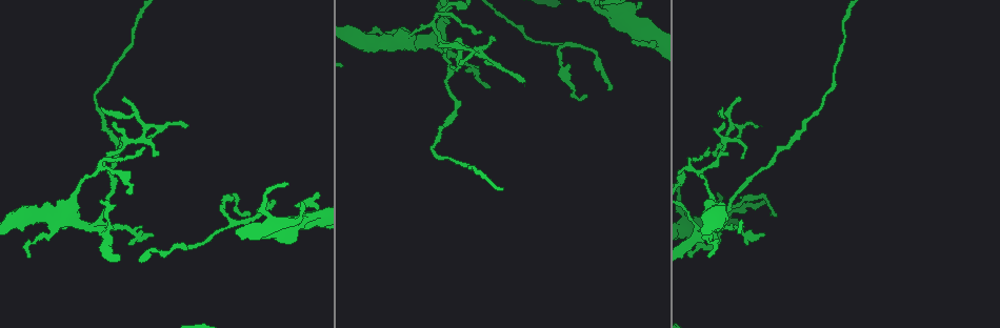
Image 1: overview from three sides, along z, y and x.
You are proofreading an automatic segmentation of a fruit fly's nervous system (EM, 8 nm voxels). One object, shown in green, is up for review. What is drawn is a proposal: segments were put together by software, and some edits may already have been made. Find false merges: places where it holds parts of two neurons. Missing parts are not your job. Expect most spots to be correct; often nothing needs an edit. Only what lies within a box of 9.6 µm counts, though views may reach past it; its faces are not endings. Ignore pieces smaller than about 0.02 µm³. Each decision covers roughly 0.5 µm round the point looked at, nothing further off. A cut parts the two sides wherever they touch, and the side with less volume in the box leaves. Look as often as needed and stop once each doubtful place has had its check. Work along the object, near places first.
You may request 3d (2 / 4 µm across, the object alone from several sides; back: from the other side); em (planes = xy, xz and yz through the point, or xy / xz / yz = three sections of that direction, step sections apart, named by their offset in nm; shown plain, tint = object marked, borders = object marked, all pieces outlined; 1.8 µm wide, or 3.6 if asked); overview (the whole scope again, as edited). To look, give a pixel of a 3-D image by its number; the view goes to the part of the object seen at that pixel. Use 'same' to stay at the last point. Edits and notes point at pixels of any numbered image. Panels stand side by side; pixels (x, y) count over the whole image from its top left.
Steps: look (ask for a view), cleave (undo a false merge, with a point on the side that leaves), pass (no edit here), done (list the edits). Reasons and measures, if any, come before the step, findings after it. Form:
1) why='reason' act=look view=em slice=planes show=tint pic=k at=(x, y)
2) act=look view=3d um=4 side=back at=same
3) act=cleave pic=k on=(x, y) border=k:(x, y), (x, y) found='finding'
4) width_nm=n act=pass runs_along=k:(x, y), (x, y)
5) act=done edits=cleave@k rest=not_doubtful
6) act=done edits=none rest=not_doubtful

act=look view=3d um=2 pic=1 at=(107, 230)

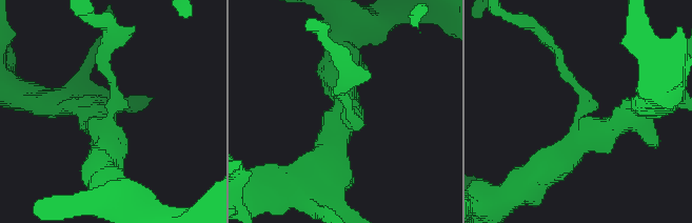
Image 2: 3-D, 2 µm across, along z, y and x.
act=look view=em slice=planes show=plain pic=2 at=(584, 108)

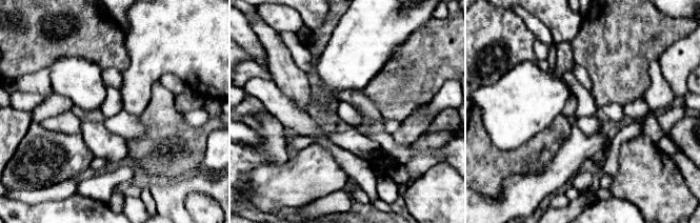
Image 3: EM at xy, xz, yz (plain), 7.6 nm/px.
why='with the object marked' act=look view=em slice=planes show=tint at=same

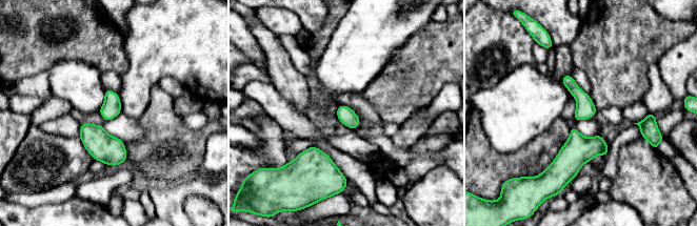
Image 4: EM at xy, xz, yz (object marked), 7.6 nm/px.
width_nm=140 act=pass found='all the same neuron'

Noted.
why='abrupt turn' act=look view=em um=3.6 slice=planes show=tint pic=1 at=(428, 45)

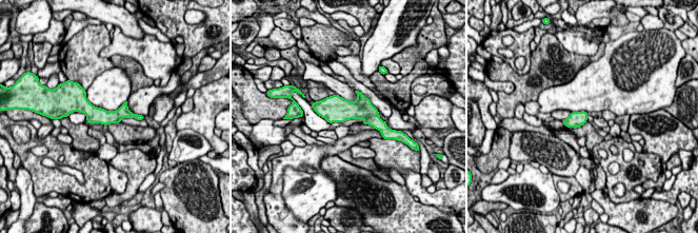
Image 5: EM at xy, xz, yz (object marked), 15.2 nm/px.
width_nm=220 act=pass found='one neuron here'

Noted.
why='four-way junction' act=look view=3d um=4 pic=1 at=(404, 35)

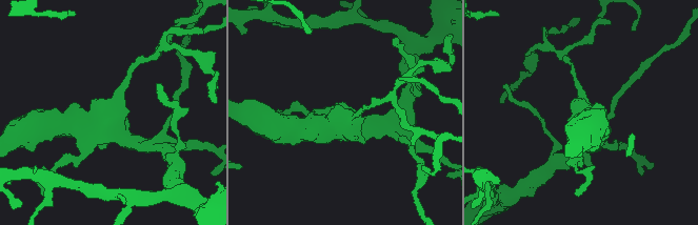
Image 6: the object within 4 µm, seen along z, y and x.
arms=4 why='now the EM' act=look view=em um=3.6 slice=xz step=4 show=tint pic=6 at=(581, 109)

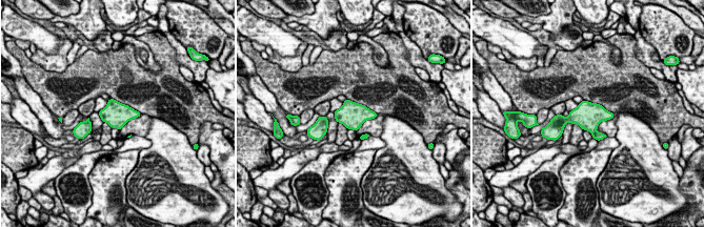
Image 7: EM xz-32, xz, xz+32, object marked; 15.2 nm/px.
act=look view=em um=3.6 slice=planes show=tint at=same

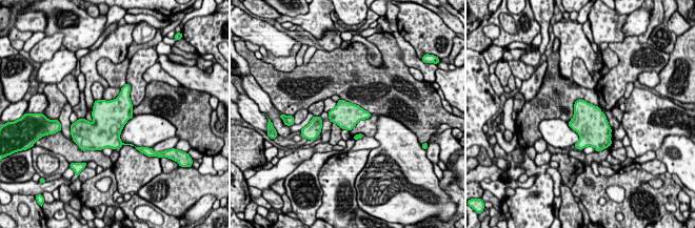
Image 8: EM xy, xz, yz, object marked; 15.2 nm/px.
width_nm=400 act=pass found='one neuron here'

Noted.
act=done edits=none rest=not_doubtful

